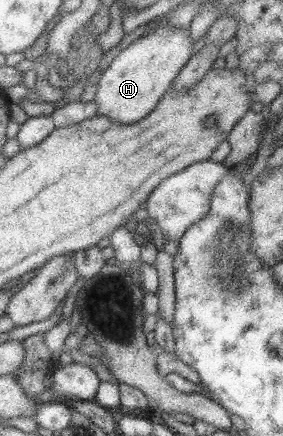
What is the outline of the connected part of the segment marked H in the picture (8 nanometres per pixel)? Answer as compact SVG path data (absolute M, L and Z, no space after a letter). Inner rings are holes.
M172 25L158 27L134 40L127 48L121 50L108 68L103 71L94 100L97 104L96 116L106 115L109 119L115 120L116 123L122 124L132 124L148 116L156 108L160 99L169 91L184 65L188 60L191 60L194 43L189 26L181 29Z

